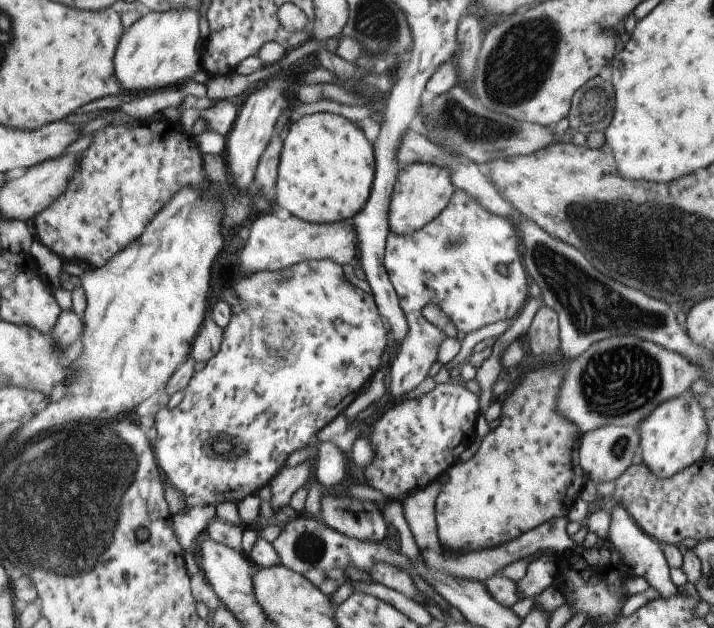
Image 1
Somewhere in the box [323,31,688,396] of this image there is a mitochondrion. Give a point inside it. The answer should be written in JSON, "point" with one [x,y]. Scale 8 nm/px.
{"point":[591,304]}

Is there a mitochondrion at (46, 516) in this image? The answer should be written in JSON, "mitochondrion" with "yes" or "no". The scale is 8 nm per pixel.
{"mitochondrion":"yes"}

